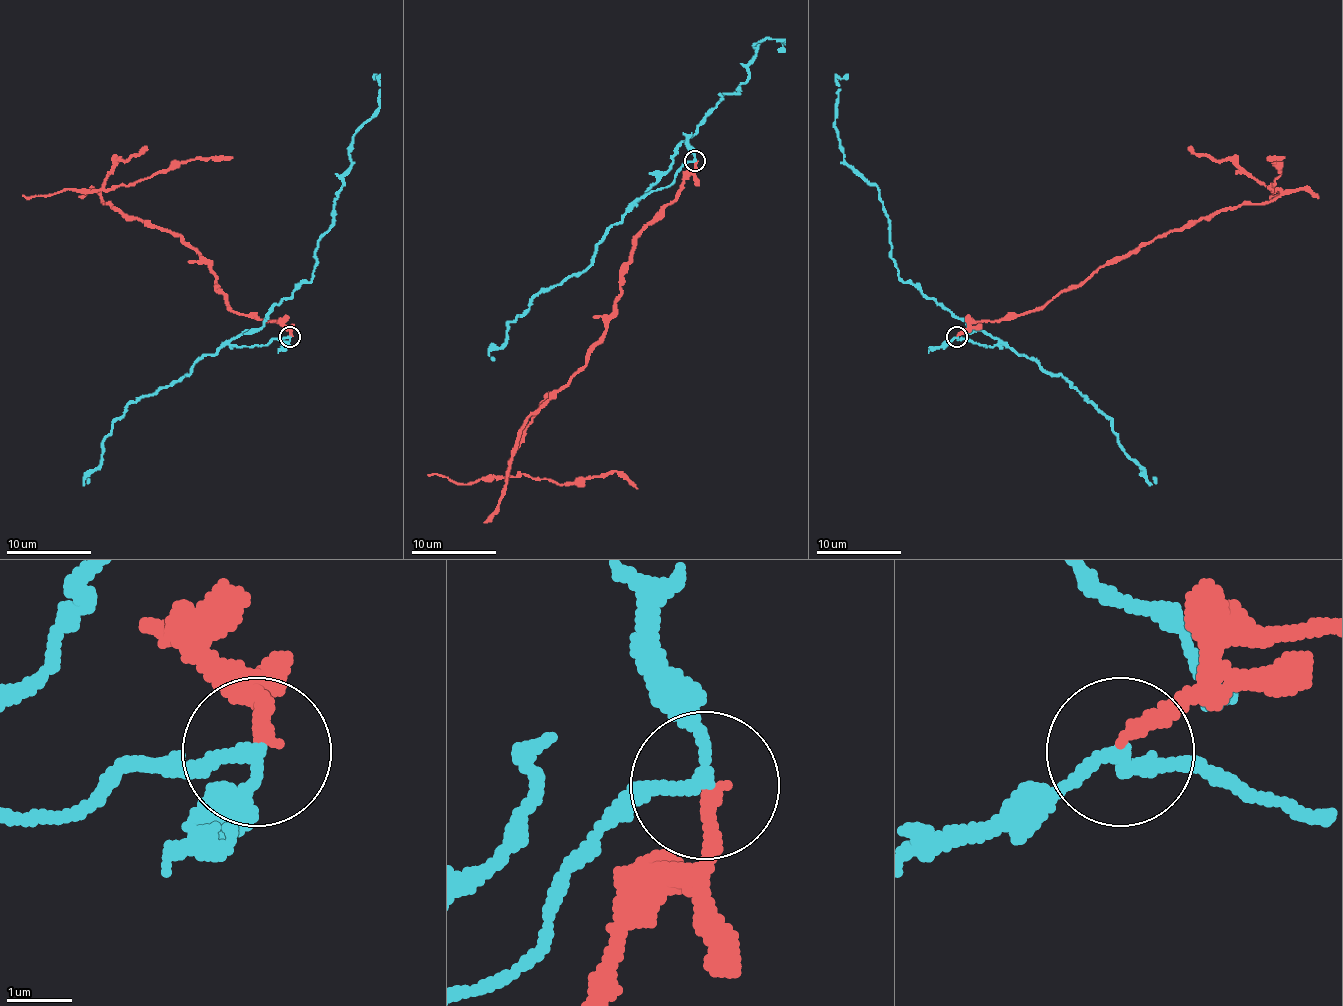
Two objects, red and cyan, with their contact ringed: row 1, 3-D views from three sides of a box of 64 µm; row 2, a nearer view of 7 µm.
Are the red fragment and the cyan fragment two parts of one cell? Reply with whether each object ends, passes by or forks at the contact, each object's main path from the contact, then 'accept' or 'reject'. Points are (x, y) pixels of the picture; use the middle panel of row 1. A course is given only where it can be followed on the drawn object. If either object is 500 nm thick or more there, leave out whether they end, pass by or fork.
red ends | cyan passes by | red via (695, 160), (682, 190), (636, 239), (604, 338), (528, 419), (506, 478), (581, 485), (621, 472), (638, 489) | cyan via (695, 160), (634, 201), (720, 95), (744, 84), (759, 42), (784, 42), (780, 52) | reject

